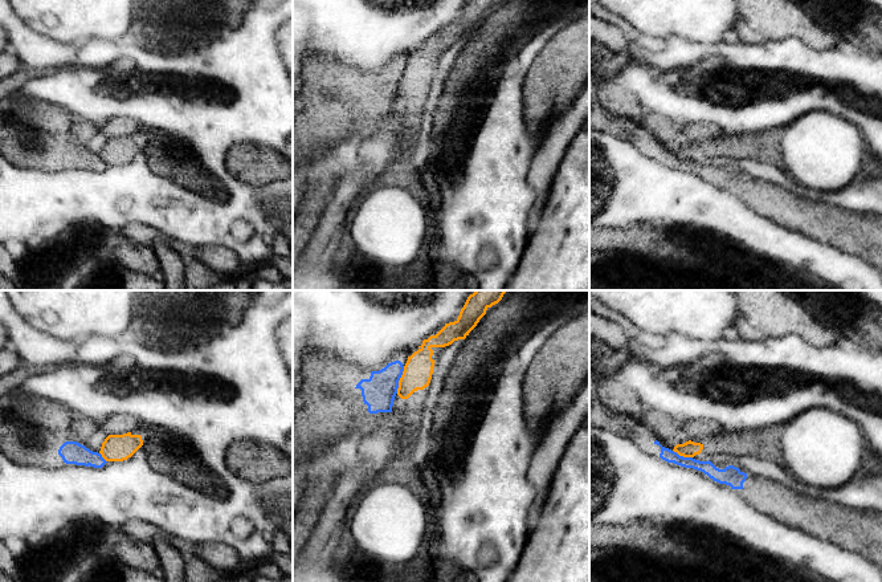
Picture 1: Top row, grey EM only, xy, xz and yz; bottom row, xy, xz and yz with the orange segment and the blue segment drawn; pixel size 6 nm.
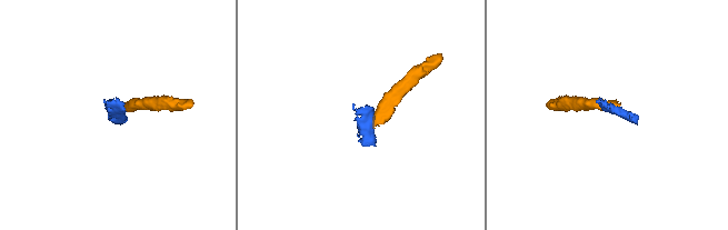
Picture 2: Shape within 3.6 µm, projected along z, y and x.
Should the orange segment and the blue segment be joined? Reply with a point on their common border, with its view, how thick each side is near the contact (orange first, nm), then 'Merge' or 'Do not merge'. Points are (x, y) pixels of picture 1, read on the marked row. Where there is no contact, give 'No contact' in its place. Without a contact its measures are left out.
Touches orange at xz (400, 379). Thickness 180 nm (orange) against 200 nm. Do not merge

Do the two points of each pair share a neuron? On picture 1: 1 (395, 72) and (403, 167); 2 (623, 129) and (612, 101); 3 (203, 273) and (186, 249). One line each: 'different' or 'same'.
1: different
2: different
3: different

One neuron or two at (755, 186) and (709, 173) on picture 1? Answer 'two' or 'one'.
one

